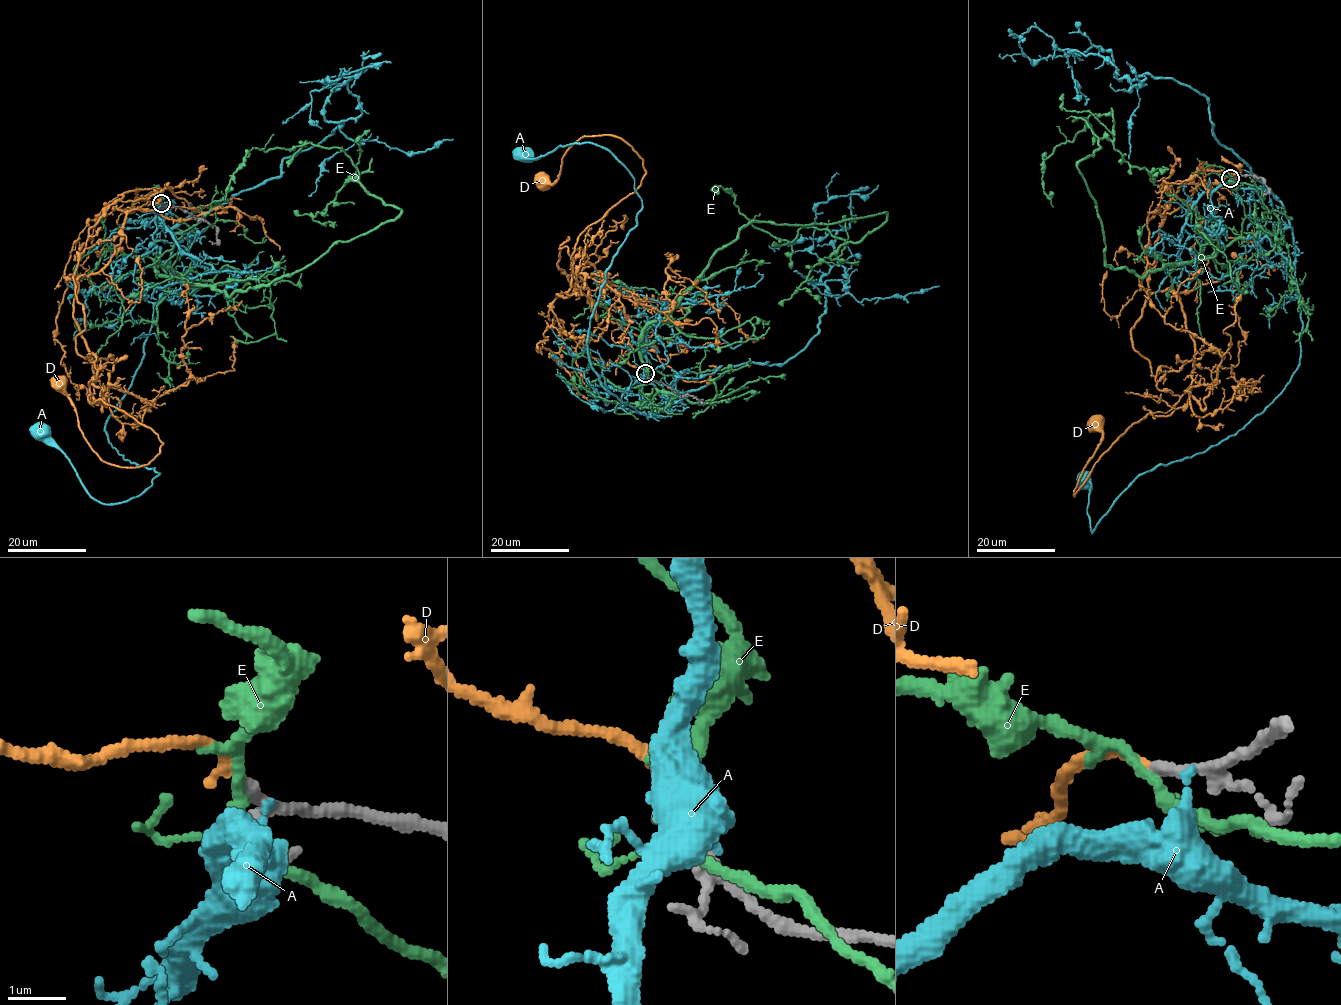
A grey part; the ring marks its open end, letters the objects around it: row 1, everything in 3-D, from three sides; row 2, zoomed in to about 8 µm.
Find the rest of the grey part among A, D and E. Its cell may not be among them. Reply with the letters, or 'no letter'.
D

